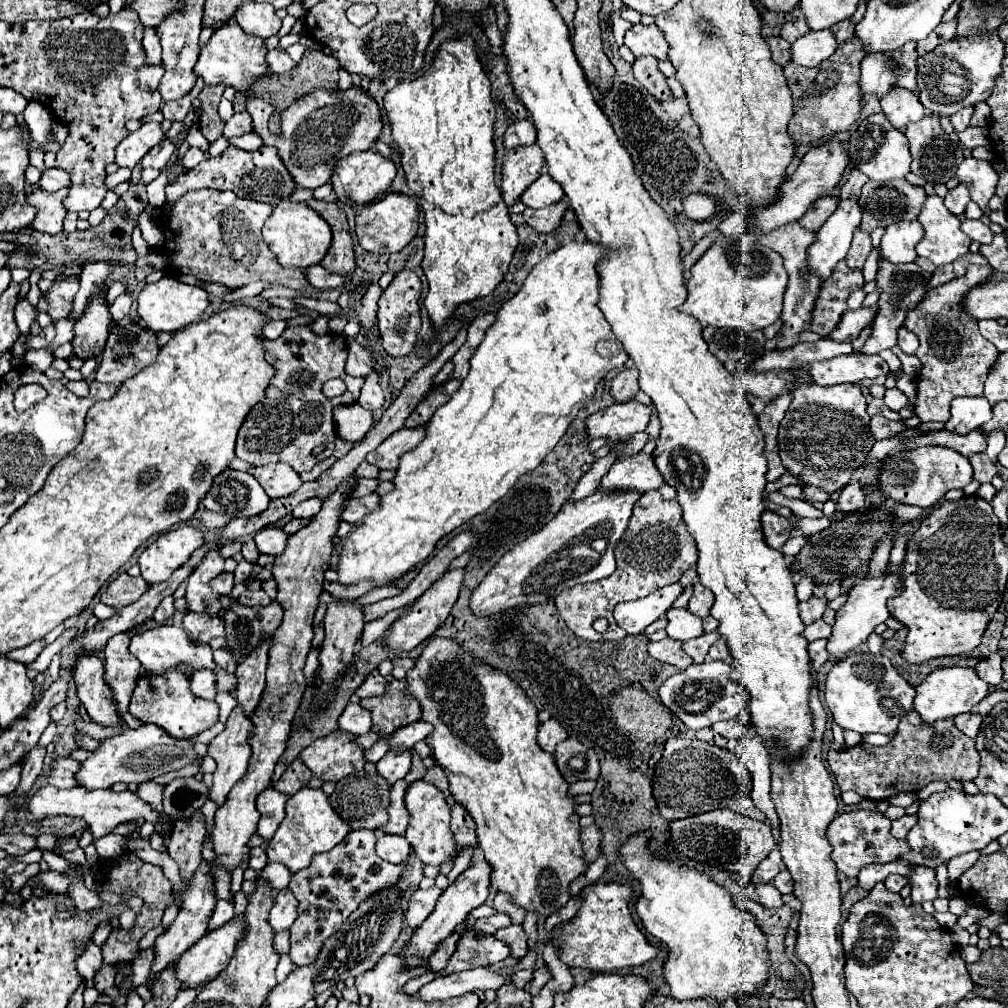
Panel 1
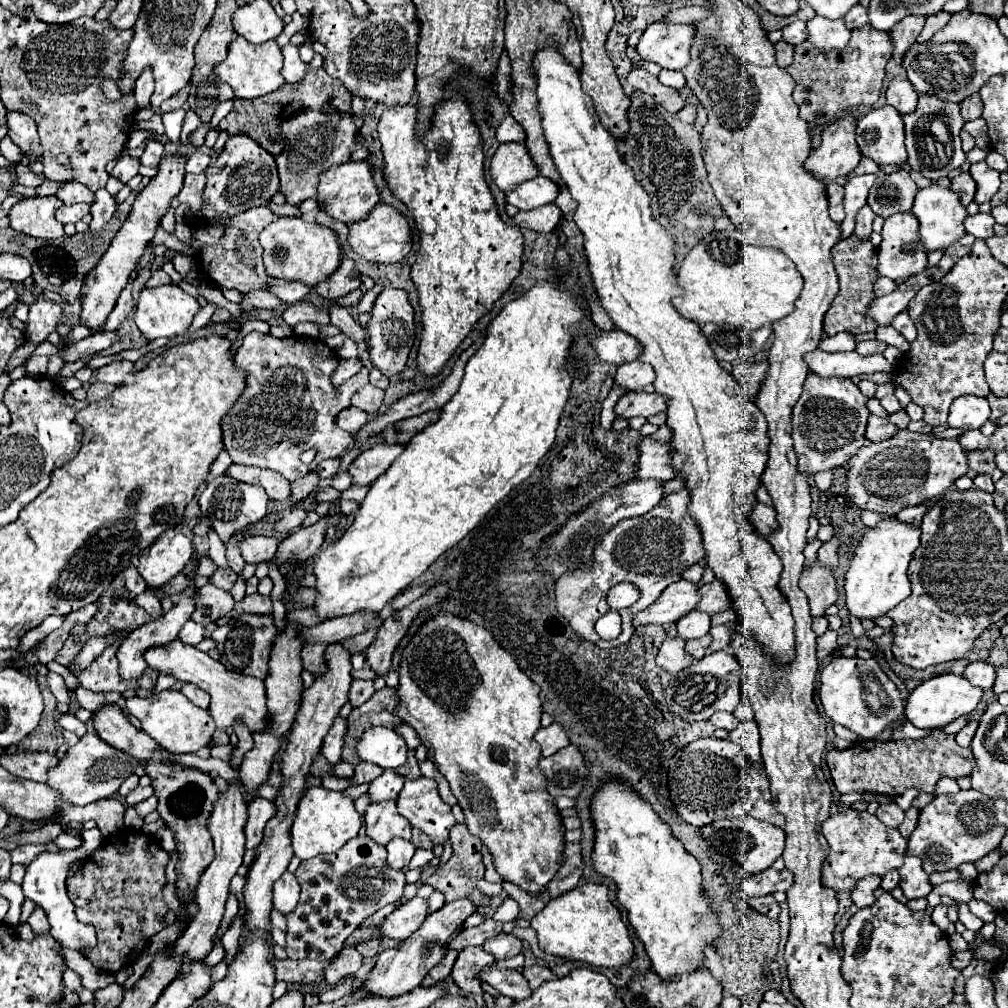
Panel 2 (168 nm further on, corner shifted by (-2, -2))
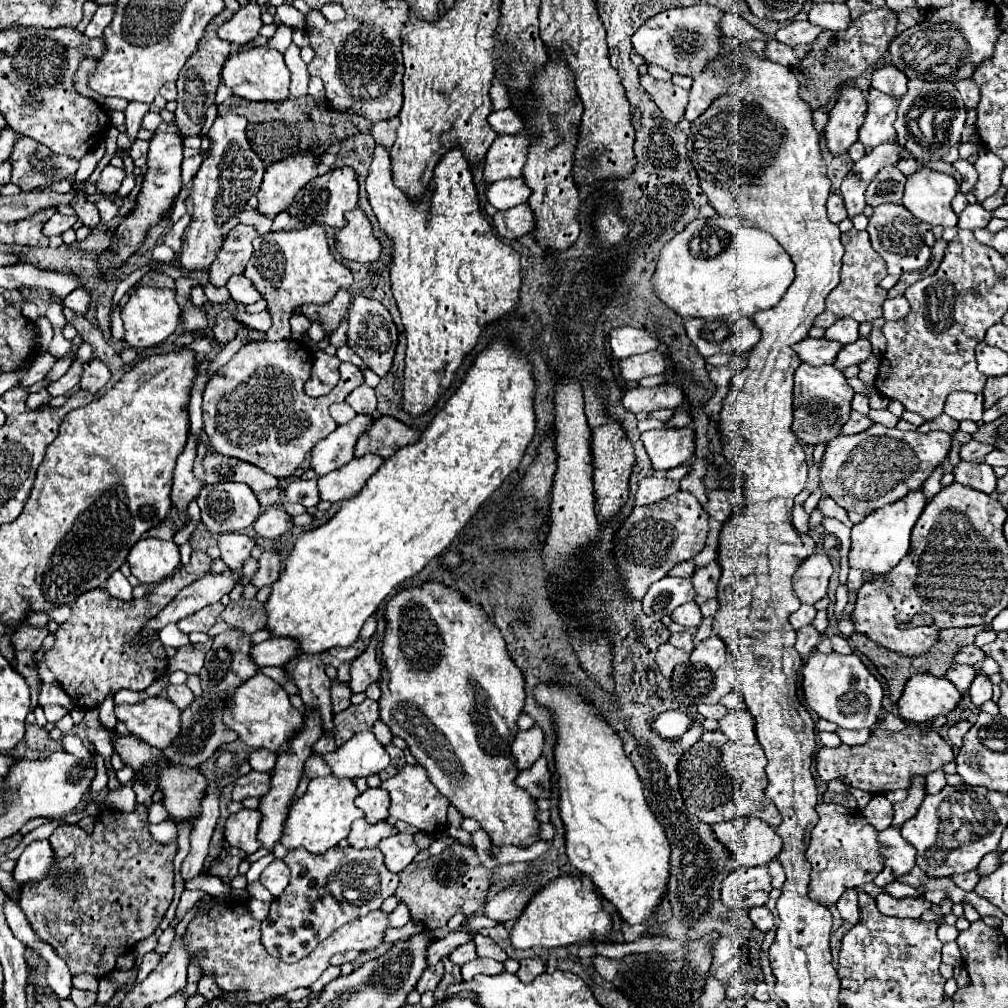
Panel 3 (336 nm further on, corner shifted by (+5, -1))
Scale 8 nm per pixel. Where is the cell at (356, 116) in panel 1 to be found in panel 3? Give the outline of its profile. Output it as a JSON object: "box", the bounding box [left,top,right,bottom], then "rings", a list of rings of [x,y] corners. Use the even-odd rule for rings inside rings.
{"box":[259,149,321,217],"rings":[[[309,149],[309,153],[297,153],[283,161],[275,161],[267,167],[263,183],[259,187],[259,211],[275,217],[285,211],[295,195],[317,177],[317,165],[321,161],[321,149]]]}

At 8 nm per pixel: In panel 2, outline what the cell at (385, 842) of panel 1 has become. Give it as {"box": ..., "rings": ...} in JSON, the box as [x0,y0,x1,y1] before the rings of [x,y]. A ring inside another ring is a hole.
{"box":[386,838,416,870],"rings":[[[396,838],[396,840],[392,840],[392,842],[386,844],[386,850],[388,850],[388,864],[394,870],[404,870],[410,864],[416,846],[410,840]]]}

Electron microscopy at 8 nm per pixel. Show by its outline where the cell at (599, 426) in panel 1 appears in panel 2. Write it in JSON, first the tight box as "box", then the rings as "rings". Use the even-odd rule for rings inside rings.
{"box":[616,392,668,418],"rings":[[[626,392],[618,404],[616,404],[616,414],[622,416],[622,418],[634,418],[634,416],[652,416],[652,414],[658,414],[662,410],[666,410],[666,404],[668,404],[668,398],[658,394],[658,392],[652,392],[652,394],[646,394],[646,392]]]}

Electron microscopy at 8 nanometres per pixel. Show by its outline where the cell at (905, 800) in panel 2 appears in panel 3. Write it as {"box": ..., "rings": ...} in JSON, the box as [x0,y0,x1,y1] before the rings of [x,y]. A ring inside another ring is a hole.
{"box":[925,771,945,793],"rings":[[[939,771],[939,773],[929,773],[929,775],[925,777],[925,793],[937,793],[937,791],[941,791],[943,785],[945,785],[943,771]]]}

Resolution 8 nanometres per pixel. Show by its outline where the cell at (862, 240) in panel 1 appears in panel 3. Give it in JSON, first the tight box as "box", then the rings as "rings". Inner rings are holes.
{"box":[841,173,865,219],"rings":[[[851,173],[843,179],[843,183],[841,183],[841,197],[843,197],[843,201],[845,201],[845,207],[847,207],[847,215],[849,215],[849,219],[853,219],[855,215],[859,215],[859,213],[863,213],[863,209],[865,209],[865,183],[861,183],[861,181],[857,181]]]}

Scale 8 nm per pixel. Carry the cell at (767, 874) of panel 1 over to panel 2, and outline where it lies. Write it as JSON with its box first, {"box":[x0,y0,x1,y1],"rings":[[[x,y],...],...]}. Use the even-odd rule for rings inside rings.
{"box":[738,868,780,898],"rings":[[[766,868],[764,872],[758,872],[758,874],[748,876],[748,878],[740,884],[738,894],[740,894],[742,898],[772,894],[772,892],[774,892],[774,886],[776,886],[776,882],[778,882],[778,878],[780,878],[780,876],[778,876],[778,870]]]}

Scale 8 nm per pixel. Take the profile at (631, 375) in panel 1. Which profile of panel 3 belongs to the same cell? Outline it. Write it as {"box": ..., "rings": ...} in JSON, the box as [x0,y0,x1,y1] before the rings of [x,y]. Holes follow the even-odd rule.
{"box":[619,351,667,381],"rings":[[[649,351],[643,355],[621,359],[619,367],[621,367],[621,375],[625,381],[641,381],[643,377],[663,373],[667,369],[667,363],[661,351]]]}

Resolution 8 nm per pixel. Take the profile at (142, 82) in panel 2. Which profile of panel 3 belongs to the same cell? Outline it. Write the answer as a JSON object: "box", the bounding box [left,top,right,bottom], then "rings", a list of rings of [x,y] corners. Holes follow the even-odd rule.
{"box":[125,101,149,139],"rings":[[[131,101],[131,103],[127,105],[127,109],[125,109],[125,117],[127,117],[125,125],[127,125],[127,135],[129,135],[131,139],[137,137],[137,131],[141,129],[141,119],[143,119],[143,115],[145,115],[147,111],[149,111],[149,105],[145,105],[145,103]]]}

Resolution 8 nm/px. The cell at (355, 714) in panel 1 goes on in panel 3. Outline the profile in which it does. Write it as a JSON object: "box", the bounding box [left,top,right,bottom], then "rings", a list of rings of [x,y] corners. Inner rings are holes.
{"box":[305,753,329,779],"rings":[[[313,753],[307,763],[305,763],[305,777],[315,779],[315,777],[325,777],[329,773],[329,765],[325,765],[325,757],[321,753]]]}

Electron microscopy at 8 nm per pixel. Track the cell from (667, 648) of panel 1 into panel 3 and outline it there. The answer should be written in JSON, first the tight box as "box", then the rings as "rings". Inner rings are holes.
{"box":[655,643,689,679],"rings":[[[663,643],[663,645],[659,645],[659,649],[657,649],[655,661],[657,661],[659,669],[661,669],[661,675],[669,679],[675,665],[679,665],[679,663],[689,663],[689,655],[687,655],[685,651],[681,651],[681,649],[675,649],[675,647],[669,645],[669,643]]]}

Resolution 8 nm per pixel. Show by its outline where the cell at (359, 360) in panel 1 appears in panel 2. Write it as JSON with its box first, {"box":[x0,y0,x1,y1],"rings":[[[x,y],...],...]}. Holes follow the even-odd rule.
{"box":[330,358,362,386],"rings":[[[358,358],[340,360],[340,362],[338,362],[338,368],[332,372],[332,378],[330,378],[330,380],[332,380],[334,386],[340,386],[344,380],[348,380],[348,378],[354,376],[354,374],[358,374],[360,368],[362,368],[362,364],[360,364]]]}

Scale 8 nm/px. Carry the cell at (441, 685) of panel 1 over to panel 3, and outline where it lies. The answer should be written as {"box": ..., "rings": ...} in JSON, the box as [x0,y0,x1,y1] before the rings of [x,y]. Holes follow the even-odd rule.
{"box":[381,583,539,847],"rings":[[[425,583],[399,591],[385,609],[387,631],[381,647],[381,721],[395,737],[407,741],[417,763],[427,771],[431,783],[449,799],[463,817],[481,823],[491,845],[531,847],[539,841],[539,819],[535,799],[515,783],[517,765],[511,743],[519,733],[517,719],[525,707],[525,681],[513,665],[499,629],[489,623],[481,607],[467,603],[455,589],[441,583]]]}

